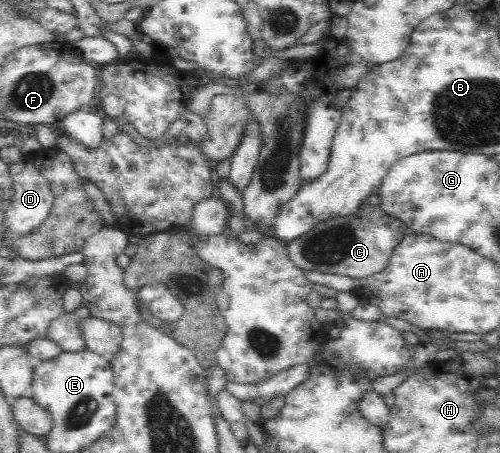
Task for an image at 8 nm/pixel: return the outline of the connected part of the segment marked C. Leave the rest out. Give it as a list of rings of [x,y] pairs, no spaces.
[[[364,202],[351,215],[329,216],[317,222],[285,247],[289,259],[298,268],[317,270],[322,274],[342,274],[358,280],[387,267],[394,248],[402,242],[407,232],[398,219],[384,214],[379,205]]]

